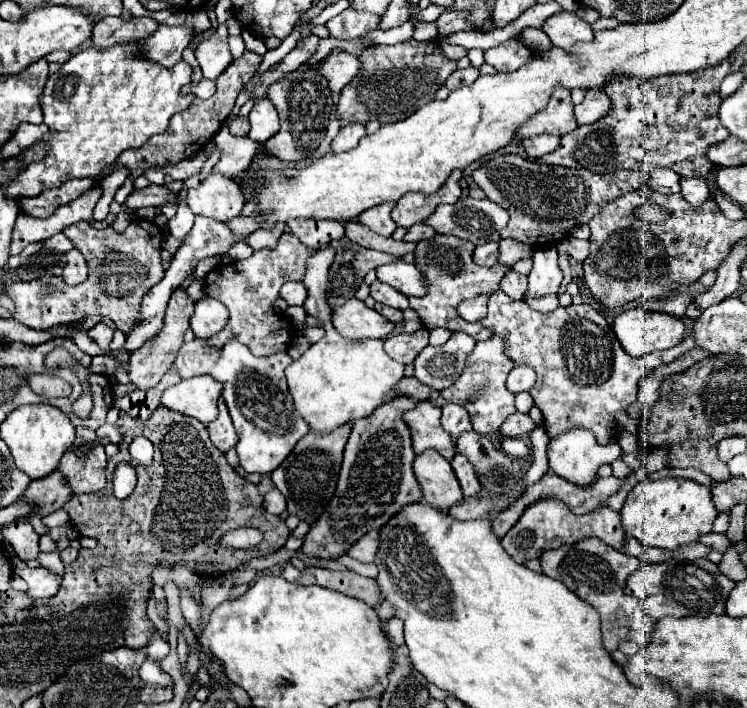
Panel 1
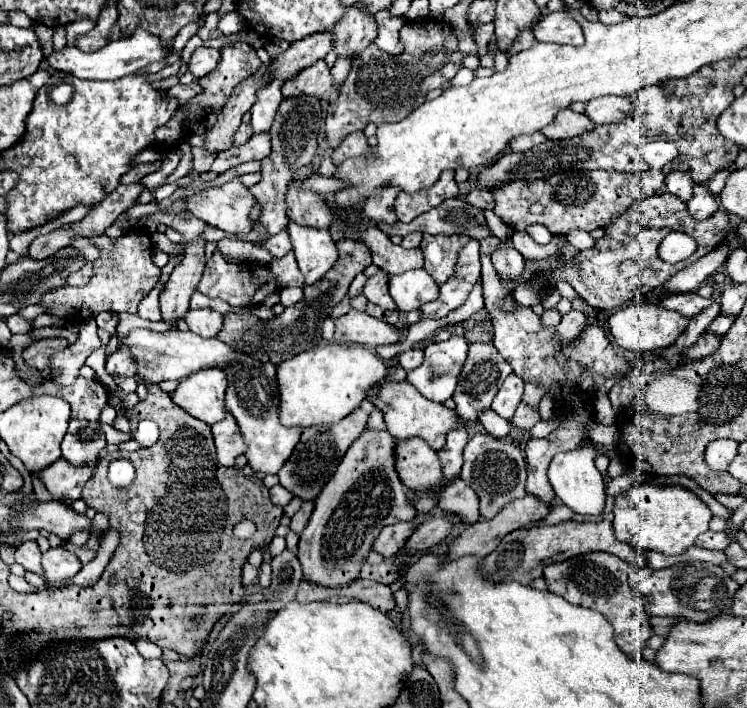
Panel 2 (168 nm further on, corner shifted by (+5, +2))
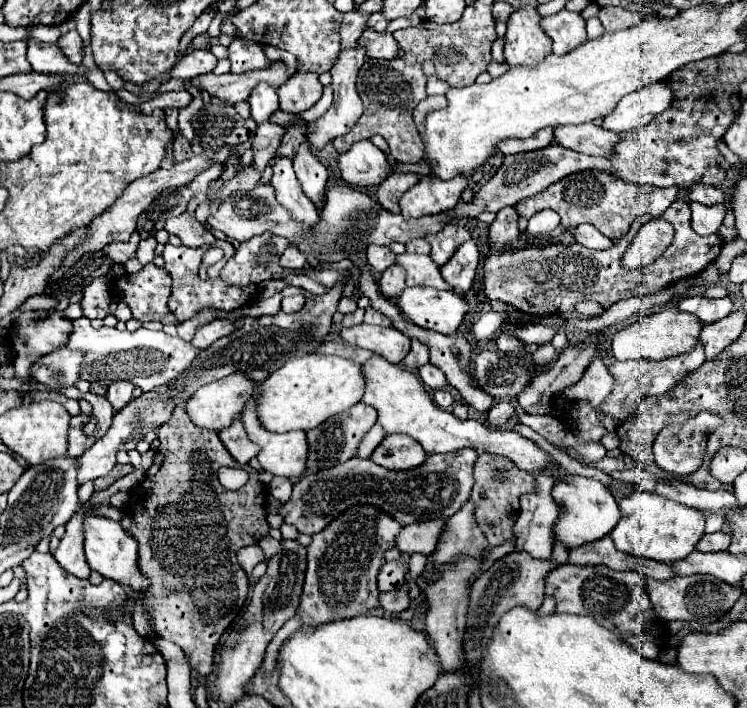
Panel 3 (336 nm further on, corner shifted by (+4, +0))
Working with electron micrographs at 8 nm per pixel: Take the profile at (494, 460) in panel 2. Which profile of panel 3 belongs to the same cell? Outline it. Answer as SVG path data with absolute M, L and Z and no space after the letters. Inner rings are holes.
M489 452L479 454L471 502L475 504L475 520L491 546L501 546L513 538L513 524L519 516L519 498L531 492L535 492L535 478L531 474L521 472L511 460L503 456L493 456Z

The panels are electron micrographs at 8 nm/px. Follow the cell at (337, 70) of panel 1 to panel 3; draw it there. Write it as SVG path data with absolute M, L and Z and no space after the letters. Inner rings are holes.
M297 72L297 76L293 76L285 84L281 84L281 88L277 88L279 108L283 112L291 112L291 114L303 112L321 98L321 90L323 90L323 86L321 86L317 74Z

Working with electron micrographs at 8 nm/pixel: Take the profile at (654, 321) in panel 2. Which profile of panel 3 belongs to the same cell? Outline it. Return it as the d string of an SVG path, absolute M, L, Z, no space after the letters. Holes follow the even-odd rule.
M663 310L657 314L651 314L623 330L619 330L613 336L613 356L617 360L665 360L675 358L681 354L691 352L697 346L699 332L703 328L703 322L687 312L675 312L675 310Z

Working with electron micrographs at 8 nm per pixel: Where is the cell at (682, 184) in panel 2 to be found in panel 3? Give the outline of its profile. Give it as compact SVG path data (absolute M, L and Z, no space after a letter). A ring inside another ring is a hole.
M697 184L697 188L689 190L689 200L699 202L699 204L725 204L727 202L727 194L721 188L715 186L705 186L705 184Z

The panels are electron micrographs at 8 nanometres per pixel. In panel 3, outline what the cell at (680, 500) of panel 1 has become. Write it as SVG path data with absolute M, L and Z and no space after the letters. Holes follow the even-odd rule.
M637 490L631 496L619 500L621 520L611 532L615 546L625 554L635 554L651 558L657 562L677 562L691 554L697 542L703 538L705 516L695 508L665 500L663 496L653 496L649 492Z

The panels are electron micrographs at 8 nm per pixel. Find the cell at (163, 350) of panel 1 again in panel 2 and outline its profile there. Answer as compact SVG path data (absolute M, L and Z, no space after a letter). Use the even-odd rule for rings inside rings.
M196 238L186 246L182 262L170 274L166 288L160 294L162 322L176 324L190 308L190 298L196 292L200 276L204 272L204 238Z

